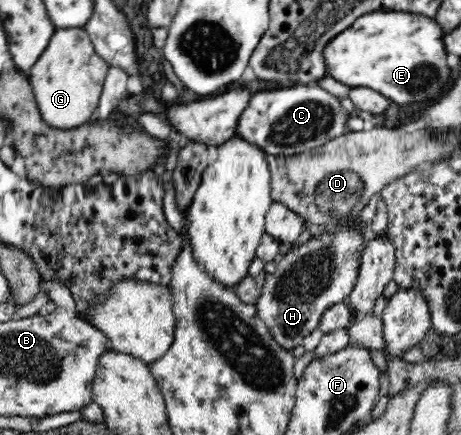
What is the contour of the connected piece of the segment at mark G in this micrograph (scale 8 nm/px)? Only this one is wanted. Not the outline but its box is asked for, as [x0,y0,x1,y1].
[29,28,109,130]

